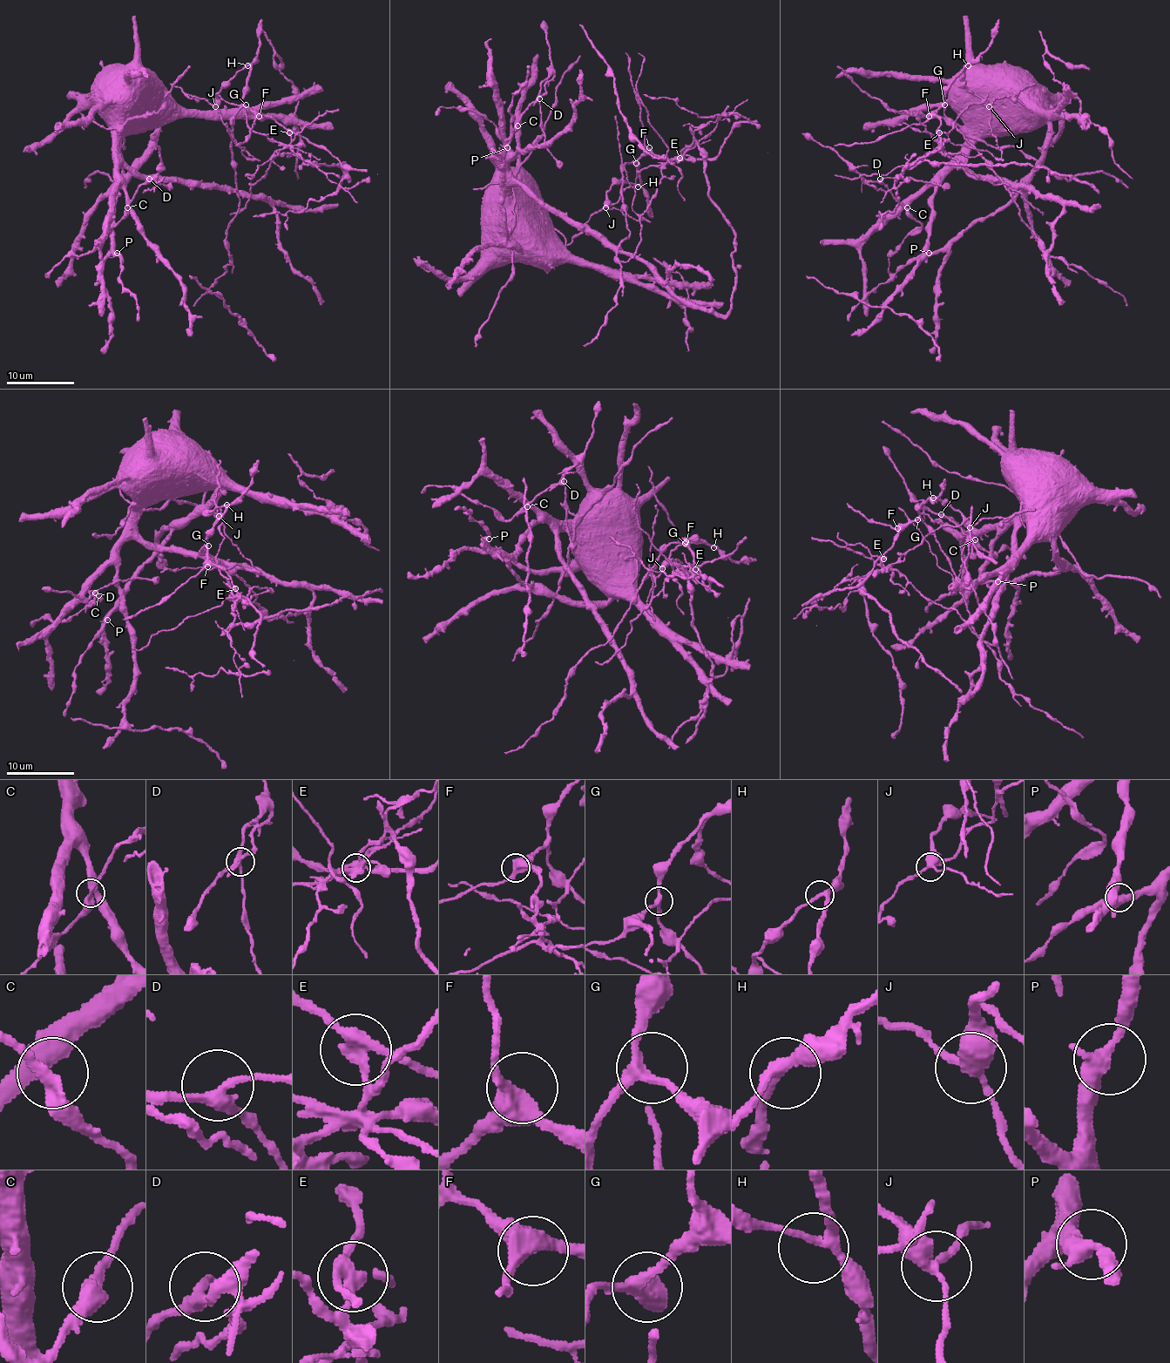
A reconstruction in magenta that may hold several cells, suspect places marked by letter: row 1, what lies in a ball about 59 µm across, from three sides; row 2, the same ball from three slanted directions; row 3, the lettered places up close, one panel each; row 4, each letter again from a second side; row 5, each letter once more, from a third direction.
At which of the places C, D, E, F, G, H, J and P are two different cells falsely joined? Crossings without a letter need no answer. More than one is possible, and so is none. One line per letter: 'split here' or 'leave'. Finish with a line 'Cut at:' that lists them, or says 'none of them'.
C: leave
D: leave
E: split here
F: leave
G: leave
H: leave
J: split here
P: leave
Cut at: E, J

